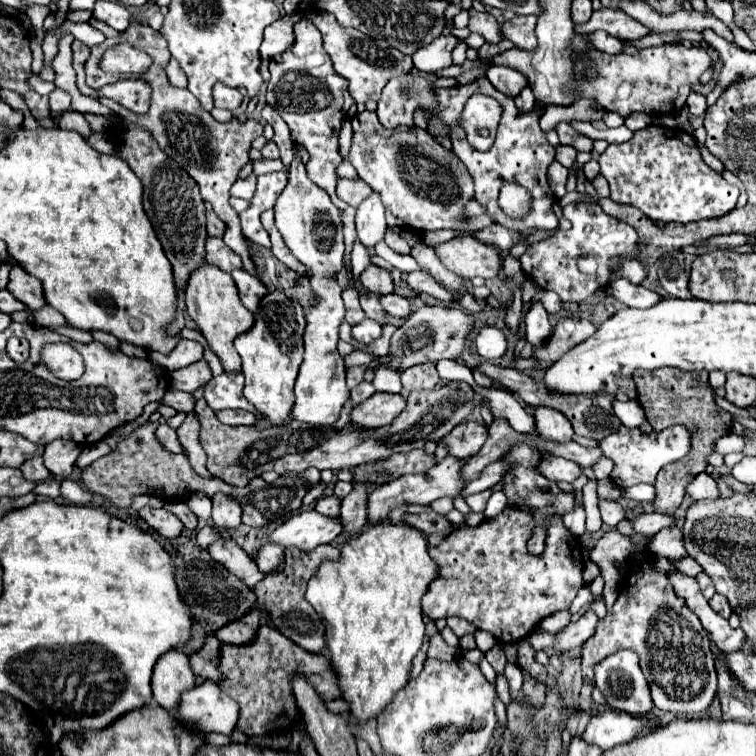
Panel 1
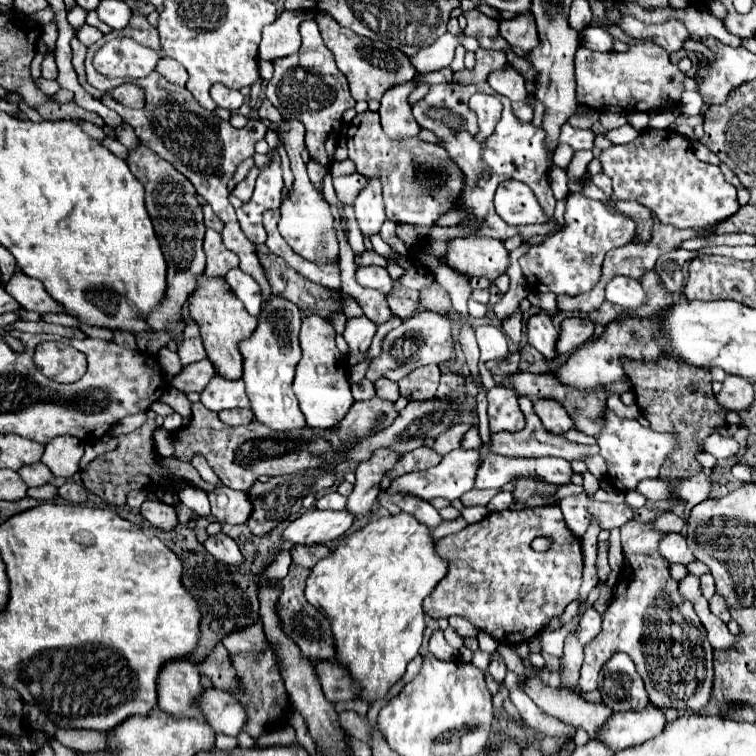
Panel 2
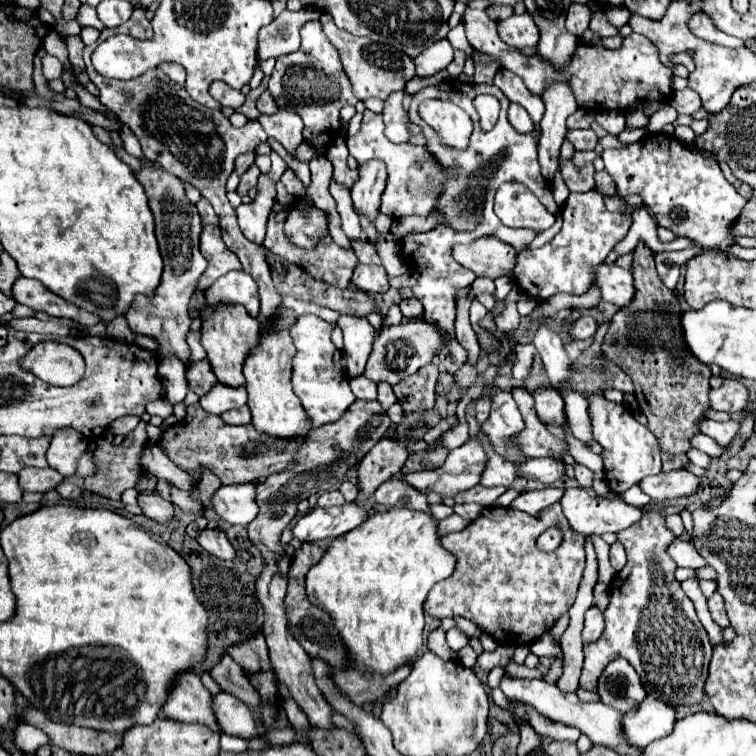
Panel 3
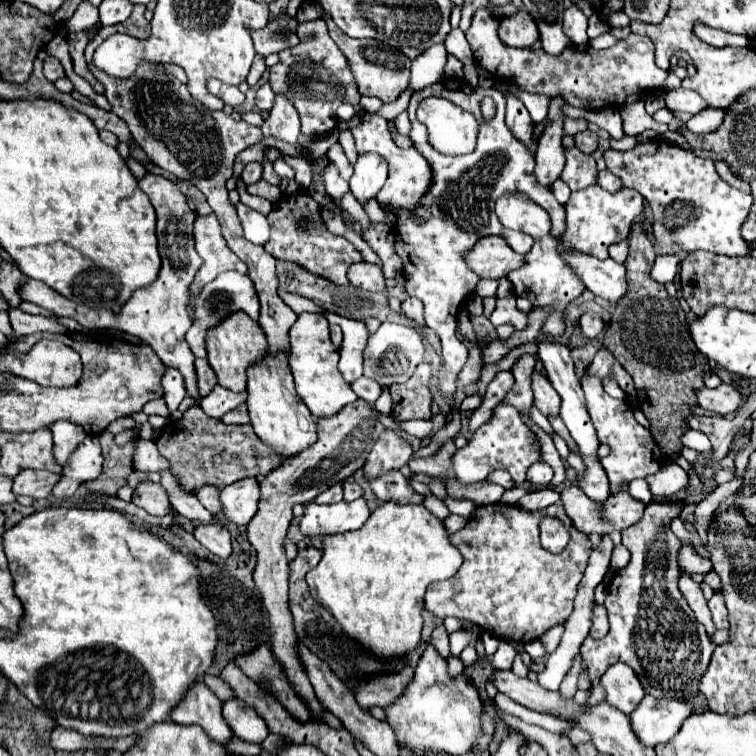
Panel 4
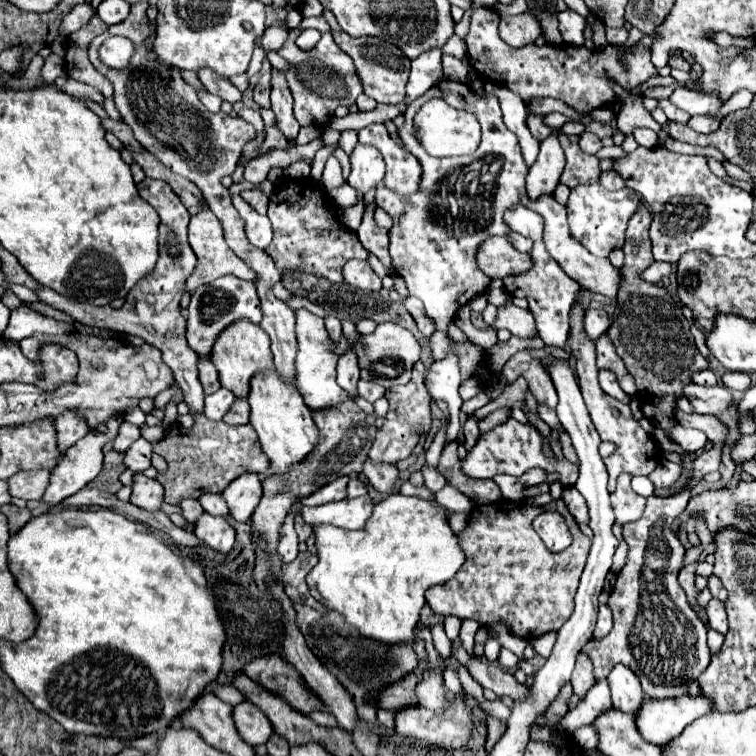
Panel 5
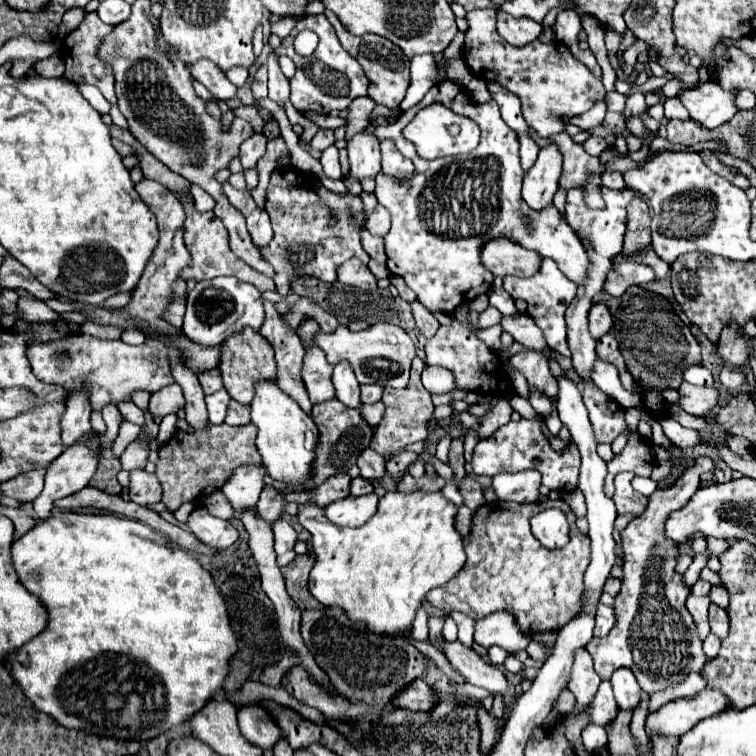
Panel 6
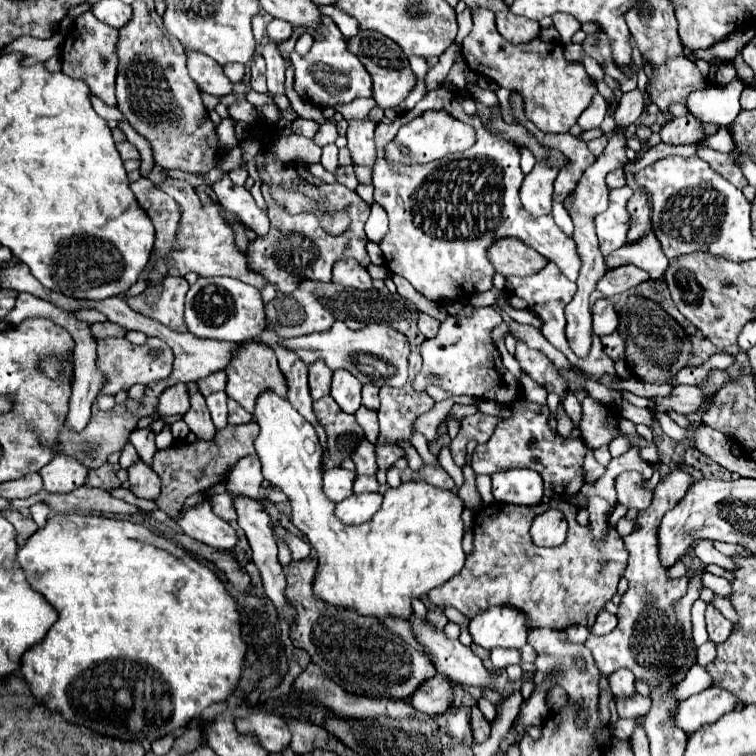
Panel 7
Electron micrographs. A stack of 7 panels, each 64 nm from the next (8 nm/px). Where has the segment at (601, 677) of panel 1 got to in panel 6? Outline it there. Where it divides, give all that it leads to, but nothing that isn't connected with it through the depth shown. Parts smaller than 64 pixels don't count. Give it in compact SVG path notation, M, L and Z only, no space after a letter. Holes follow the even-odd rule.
M618 668L614 670L612 678L610 678L618 708L626 710L626 708L636 708L640 704L640 686L636 682L636 676L632 674L632 670L628 668Z

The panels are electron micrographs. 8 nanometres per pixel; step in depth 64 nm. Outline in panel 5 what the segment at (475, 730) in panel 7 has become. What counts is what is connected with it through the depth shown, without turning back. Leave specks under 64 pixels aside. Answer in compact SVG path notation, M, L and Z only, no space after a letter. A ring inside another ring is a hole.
M486 716L486 728L488 728L488 736L486 736L486 750L490 752L494 748L494 742L498 742L500 734L506 730L506 724L500 722L494 716Z

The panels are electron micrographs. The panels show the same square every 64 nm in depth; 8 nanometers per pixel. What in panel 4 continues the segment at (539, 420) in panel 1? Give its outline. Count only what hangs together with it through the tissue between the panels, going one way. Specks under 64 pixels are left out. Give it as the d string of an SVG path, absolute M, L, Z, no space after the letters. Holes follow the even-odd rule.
M534 370L532 374L532 390L534 390L534 404L538 406L538 410L544 416L558 416L560 410L558 392L550 386L550 380L538 370Z

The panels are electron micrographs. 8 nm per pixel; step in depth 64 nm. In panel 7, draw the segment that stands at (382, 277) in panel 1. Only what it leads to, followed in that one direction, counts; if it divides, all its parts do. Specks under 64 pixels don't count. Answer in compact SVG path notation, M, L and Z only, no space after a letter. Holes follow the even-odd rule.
M354 260L336 262L334 270L332 270L332 282L348 286L348 288L356 288L356 290L370 290L372 288L370 274L366 272L366 268L362 268Z

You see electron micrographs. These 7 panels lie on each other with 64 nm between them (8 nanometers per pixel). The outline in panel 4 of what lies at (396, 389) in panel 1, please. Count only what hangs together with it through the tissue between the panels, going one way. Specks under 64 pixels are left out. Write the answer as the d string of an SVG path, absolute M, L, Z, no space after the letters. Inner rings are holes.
M388 388L382 390L380 398L374 402L374 408L376 408L380 414L390 414L390 410L392 410L392 396L390 396Z

